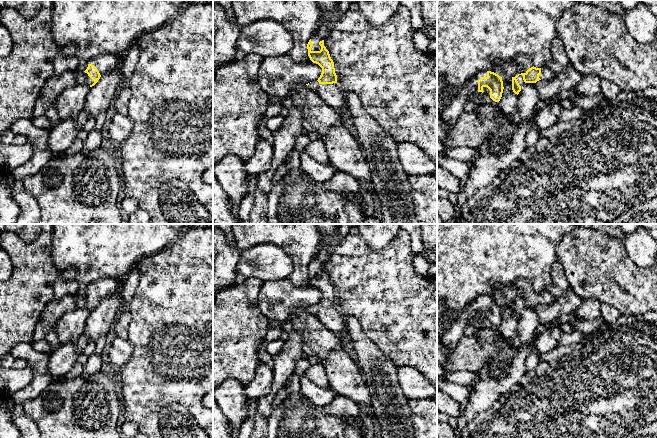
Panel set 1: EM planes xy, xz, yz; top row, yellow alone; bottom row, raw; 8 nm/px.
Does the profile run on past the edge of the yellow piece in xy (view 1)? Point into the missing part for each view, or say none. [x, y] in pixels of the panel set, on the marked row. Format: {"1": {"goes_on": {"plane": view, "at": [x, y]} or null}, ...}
{"1": {"goes_on": {"plane": "xy", "at": [105, 63]}}}

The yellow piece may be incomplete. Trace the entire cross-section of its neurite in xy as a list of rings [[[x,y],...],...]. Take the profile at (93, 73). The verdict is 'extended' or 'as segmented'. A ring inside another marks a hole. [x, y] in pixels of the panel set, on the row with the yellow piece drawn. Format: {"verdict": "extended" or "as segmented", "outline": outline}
{"verdict": "extended", "outline": [[[104,53],[92,58],[89,61],[85,71],[76,70],[76,83],[82,85],[94,86],[100,77],[108,72],[111,72],[122,63],[119,54]]]}

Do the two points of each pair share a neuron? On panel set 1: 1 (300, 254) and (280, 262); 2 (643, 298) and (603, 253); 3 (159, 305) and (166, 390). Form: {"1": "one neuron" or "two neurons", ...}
{"1": "two neurons", "2": "one neuron", "3": "one neuron"}

